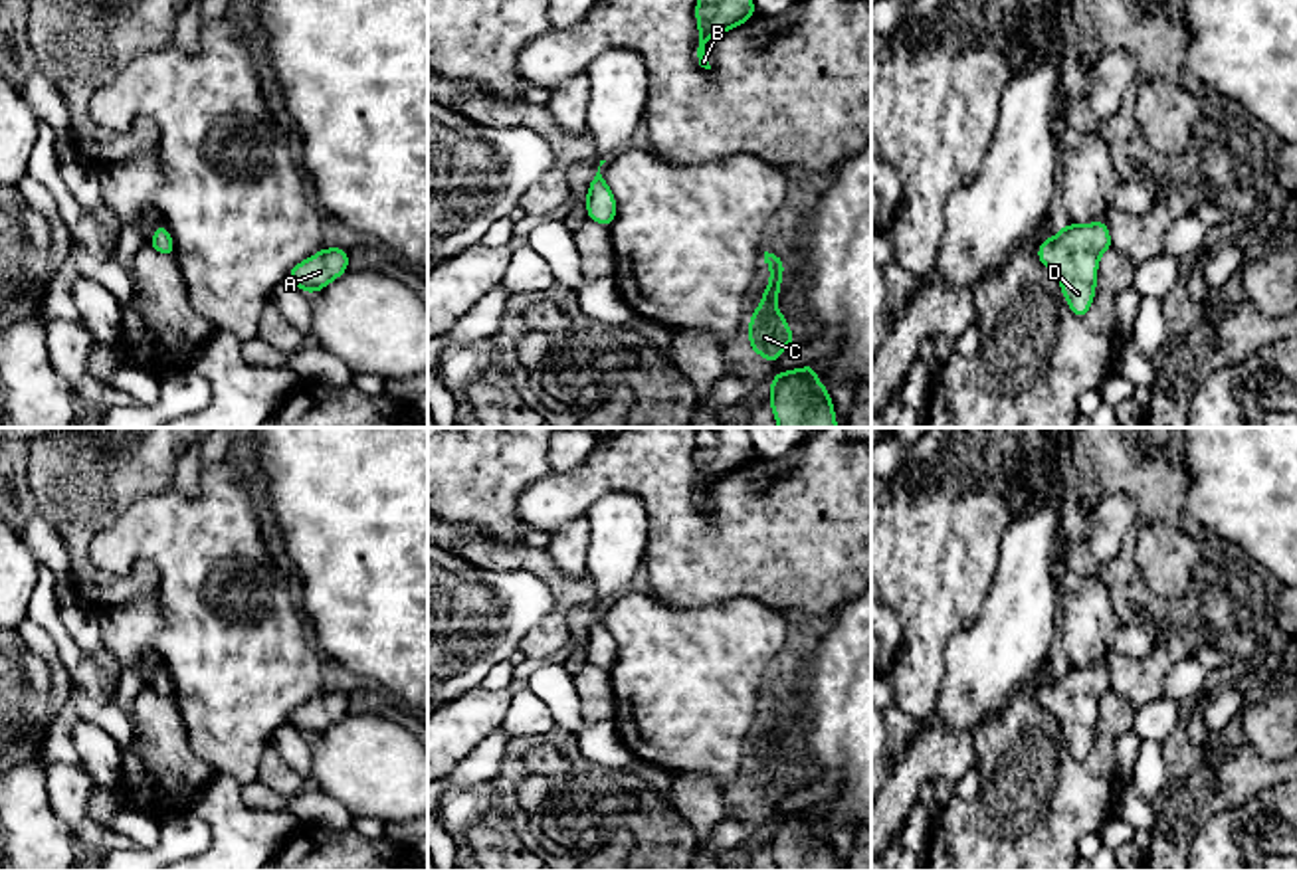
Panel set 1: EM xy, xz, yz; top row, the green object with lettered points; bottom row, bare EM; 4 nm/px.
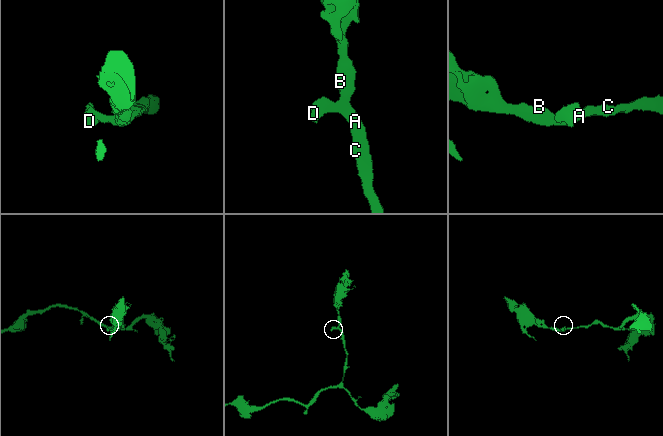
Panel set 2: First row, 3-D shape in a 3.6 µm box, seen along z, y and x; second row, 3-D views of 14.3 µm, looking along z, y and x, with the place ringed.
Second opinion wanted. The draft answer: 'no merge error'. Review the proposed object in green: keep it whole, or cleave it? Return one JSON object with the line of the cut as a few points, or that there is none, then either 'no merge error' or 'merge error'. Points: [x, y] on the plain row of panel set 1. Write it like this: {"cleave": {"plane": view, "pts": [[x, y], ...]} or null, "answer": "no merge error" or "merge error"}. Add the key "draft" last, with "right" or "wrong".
{"cleave": null, "answer": "no merge error", "draft": "right"}

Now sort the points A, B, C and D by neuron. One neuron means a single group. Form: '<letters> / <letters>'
A B C D

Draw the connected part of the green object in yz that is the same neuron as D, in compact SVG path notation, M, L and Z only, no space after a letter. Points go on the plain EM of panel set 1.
M1107 665L1065 667L1059 677L1044 681L1038 703L1051 713L1073 758L1085 760L1097 728L1097 707L1111 693Z

